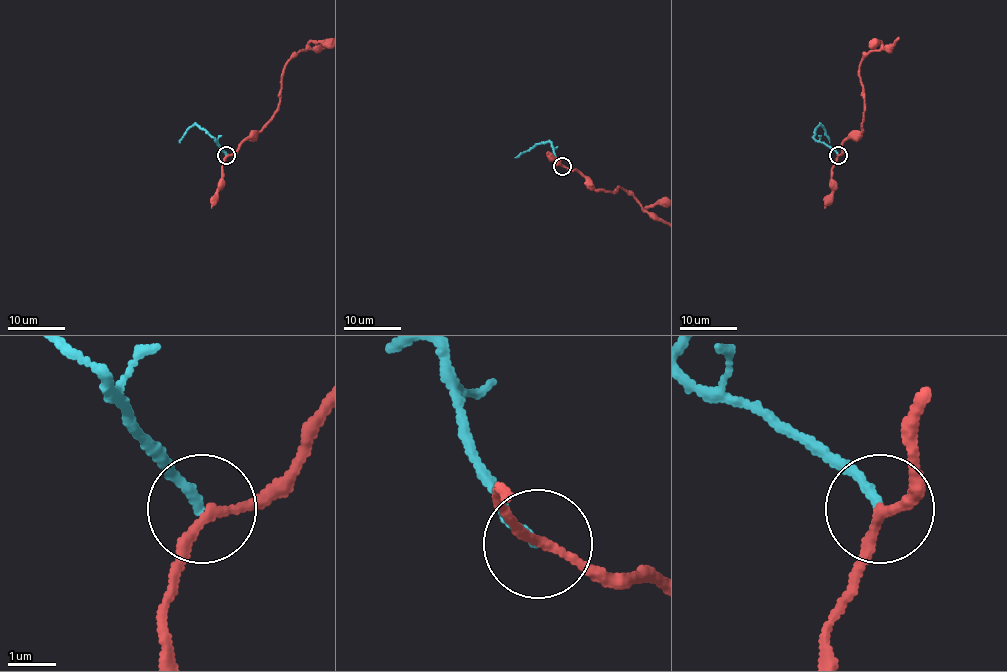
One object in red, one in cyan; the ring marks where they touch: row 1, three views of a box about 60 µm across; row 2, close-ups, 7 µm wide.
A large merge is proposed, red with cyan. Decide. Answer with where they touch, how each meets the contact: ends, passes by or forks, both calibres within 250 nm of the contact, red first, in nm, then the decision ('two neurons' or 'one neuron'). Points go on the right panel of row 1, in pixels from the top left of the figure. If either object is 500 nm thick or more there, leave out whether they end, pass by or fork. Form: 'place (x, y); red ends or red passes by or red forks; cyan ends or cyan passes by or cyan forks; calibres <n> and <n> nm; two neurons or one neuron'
place (838, 155); red passes by; cyan ends; calibres 180 and 200 nm; two neurons

